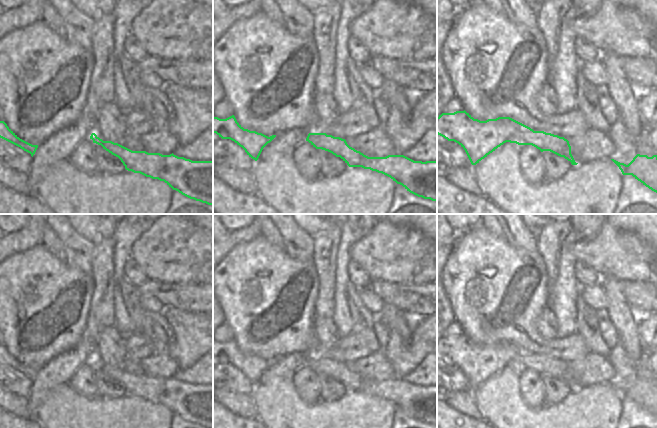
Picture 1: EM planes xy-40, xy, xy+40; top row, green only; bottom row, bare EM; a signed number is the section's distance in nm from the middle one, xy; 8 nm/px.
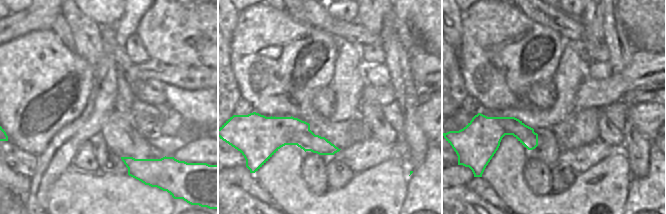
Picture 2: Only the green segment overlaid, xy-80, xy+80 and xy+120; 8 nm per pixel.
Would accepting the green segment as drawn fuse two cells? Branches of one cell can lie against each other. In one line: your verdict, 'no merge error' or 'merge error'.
merge error

